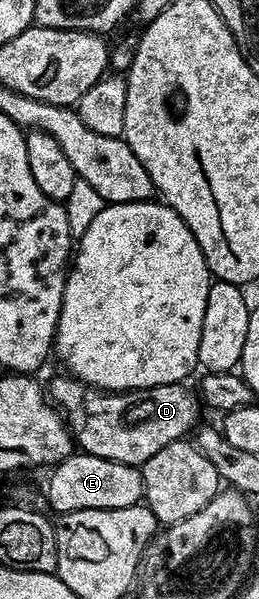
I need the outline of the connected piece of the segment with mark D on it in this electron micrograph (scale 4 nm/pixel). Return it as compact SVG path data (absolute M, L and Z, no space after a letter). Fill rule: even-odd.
M65 376L48 382L48 397L58 407L77 449L120 464L141 467L160 448L185 439L199 425L200 398L181 382L153 386L147 390L103 392L79 378Z

